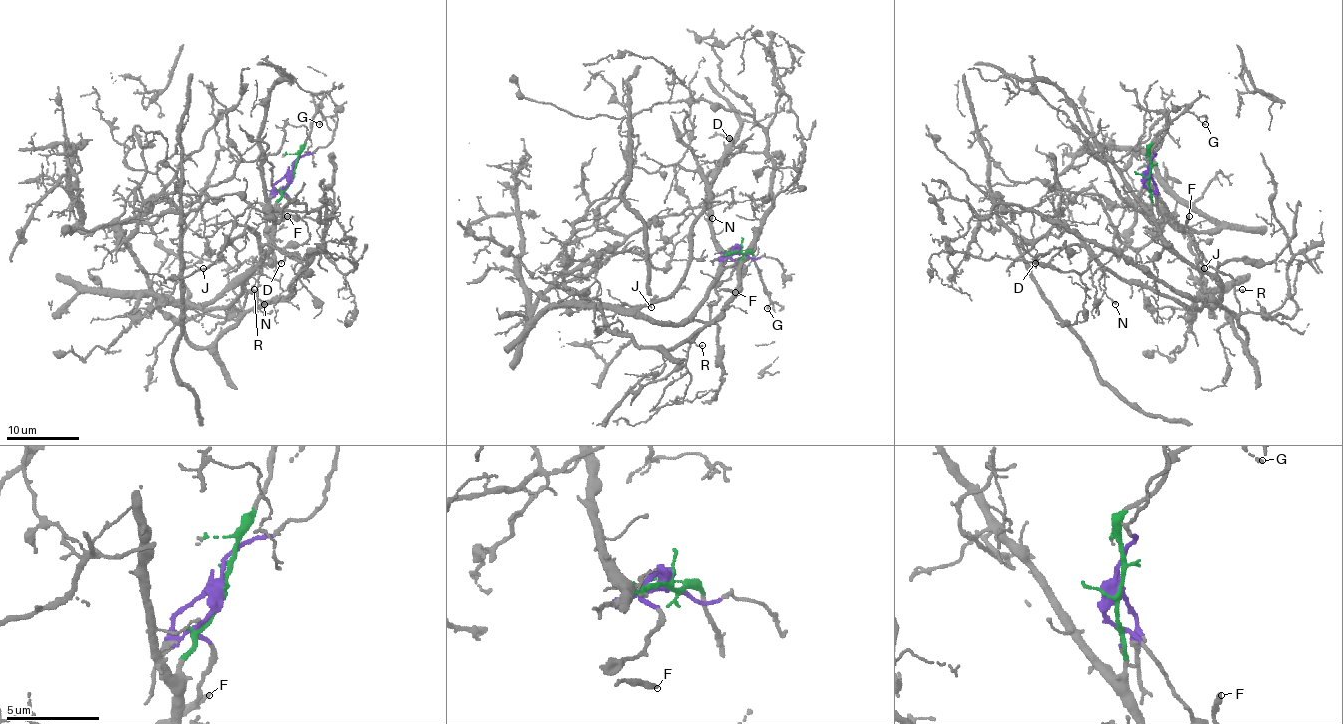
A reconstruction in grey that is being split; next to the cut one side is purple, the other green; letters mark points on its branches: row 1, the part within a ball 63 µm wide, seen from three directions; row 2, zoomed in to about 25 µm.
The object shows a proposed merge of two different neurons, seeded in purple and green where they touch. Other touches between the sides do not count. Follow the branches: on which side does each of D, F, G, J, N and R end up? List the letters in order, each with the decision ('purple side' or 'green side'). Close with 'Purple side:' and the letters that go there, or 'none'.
D: green side
F: purple side
G: green side
J: green side
N: green side
R: purple side
Purple side: F, R

